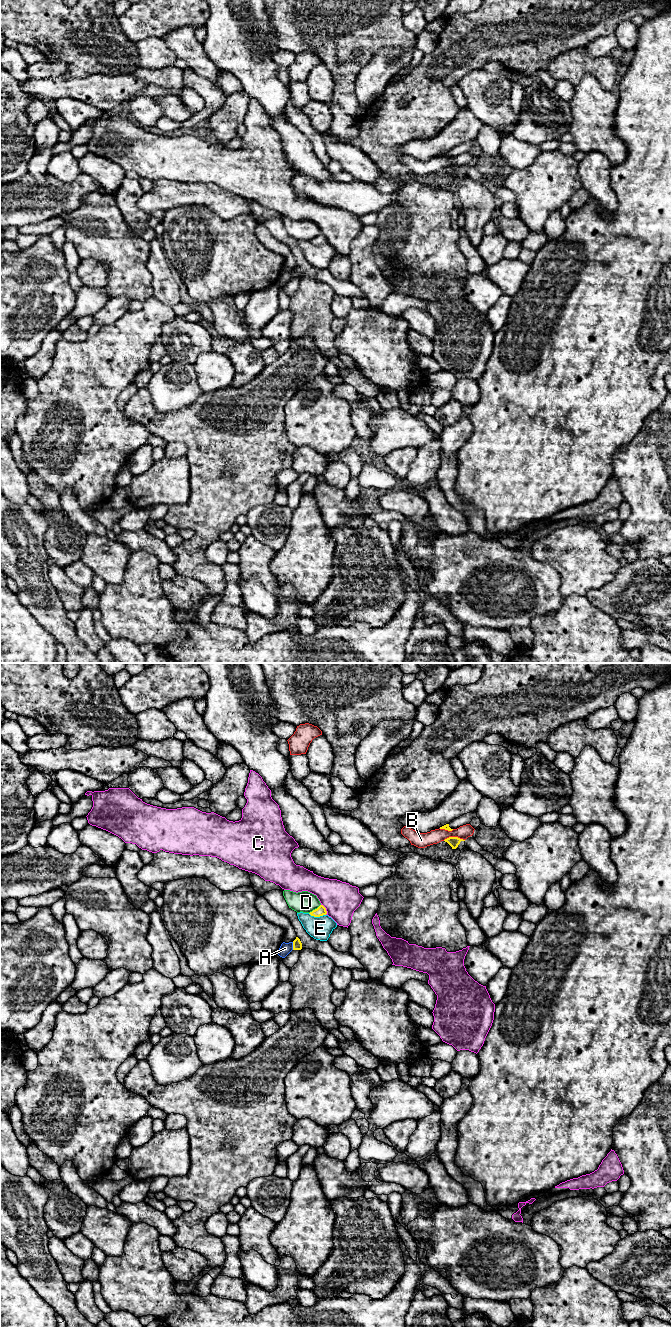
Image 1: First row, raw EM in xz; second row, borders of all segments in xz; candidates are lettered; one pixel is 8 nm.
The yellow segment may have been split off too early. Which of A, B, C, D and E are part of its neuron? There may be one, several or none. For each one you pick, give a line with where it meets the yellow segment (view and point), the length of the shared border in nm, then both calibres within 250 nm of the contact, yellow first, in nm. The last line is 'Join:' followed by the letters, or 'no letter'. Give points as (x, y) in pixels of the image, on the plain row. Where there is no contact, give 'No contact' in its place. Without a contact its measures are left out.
Join: no letter

